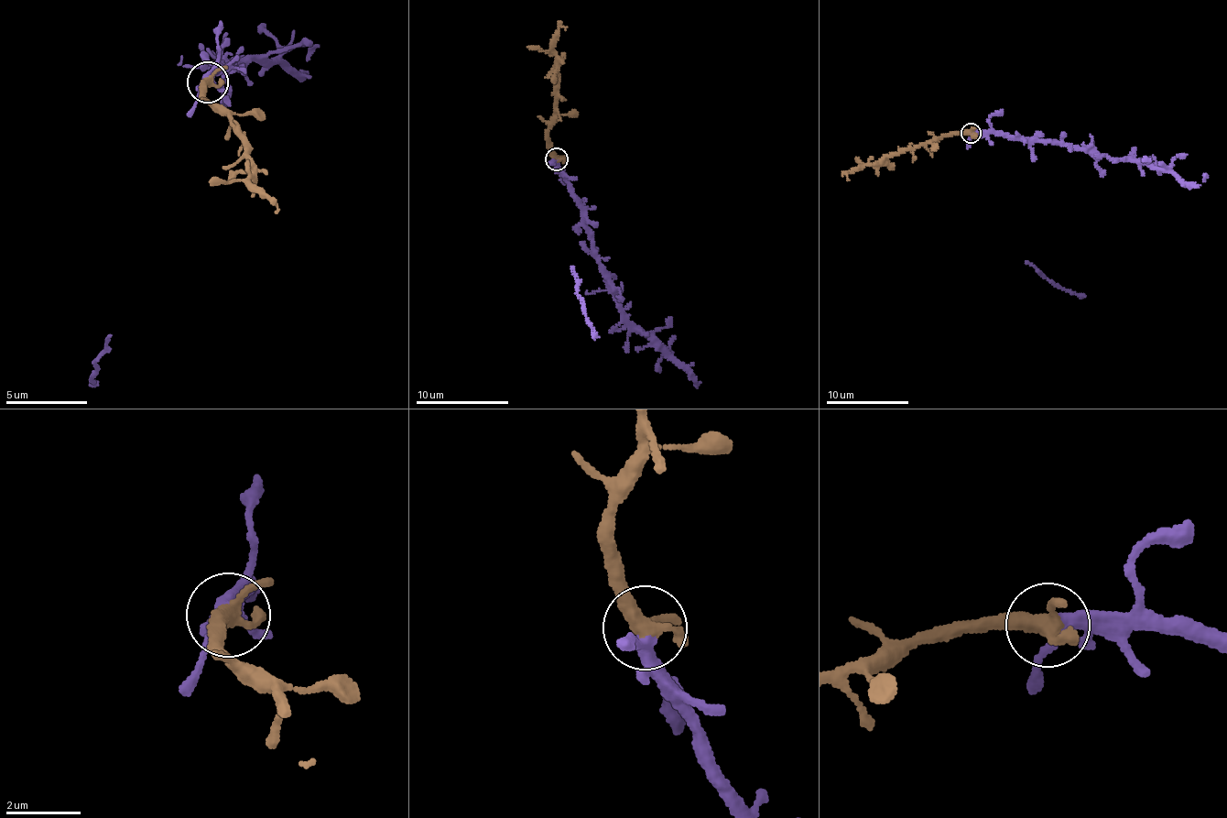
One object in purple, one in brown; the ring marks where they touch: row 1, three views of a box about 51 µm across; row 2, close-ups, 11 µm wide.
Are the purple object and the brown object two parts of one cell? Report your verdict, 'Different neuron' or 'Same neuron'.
Same neuron

